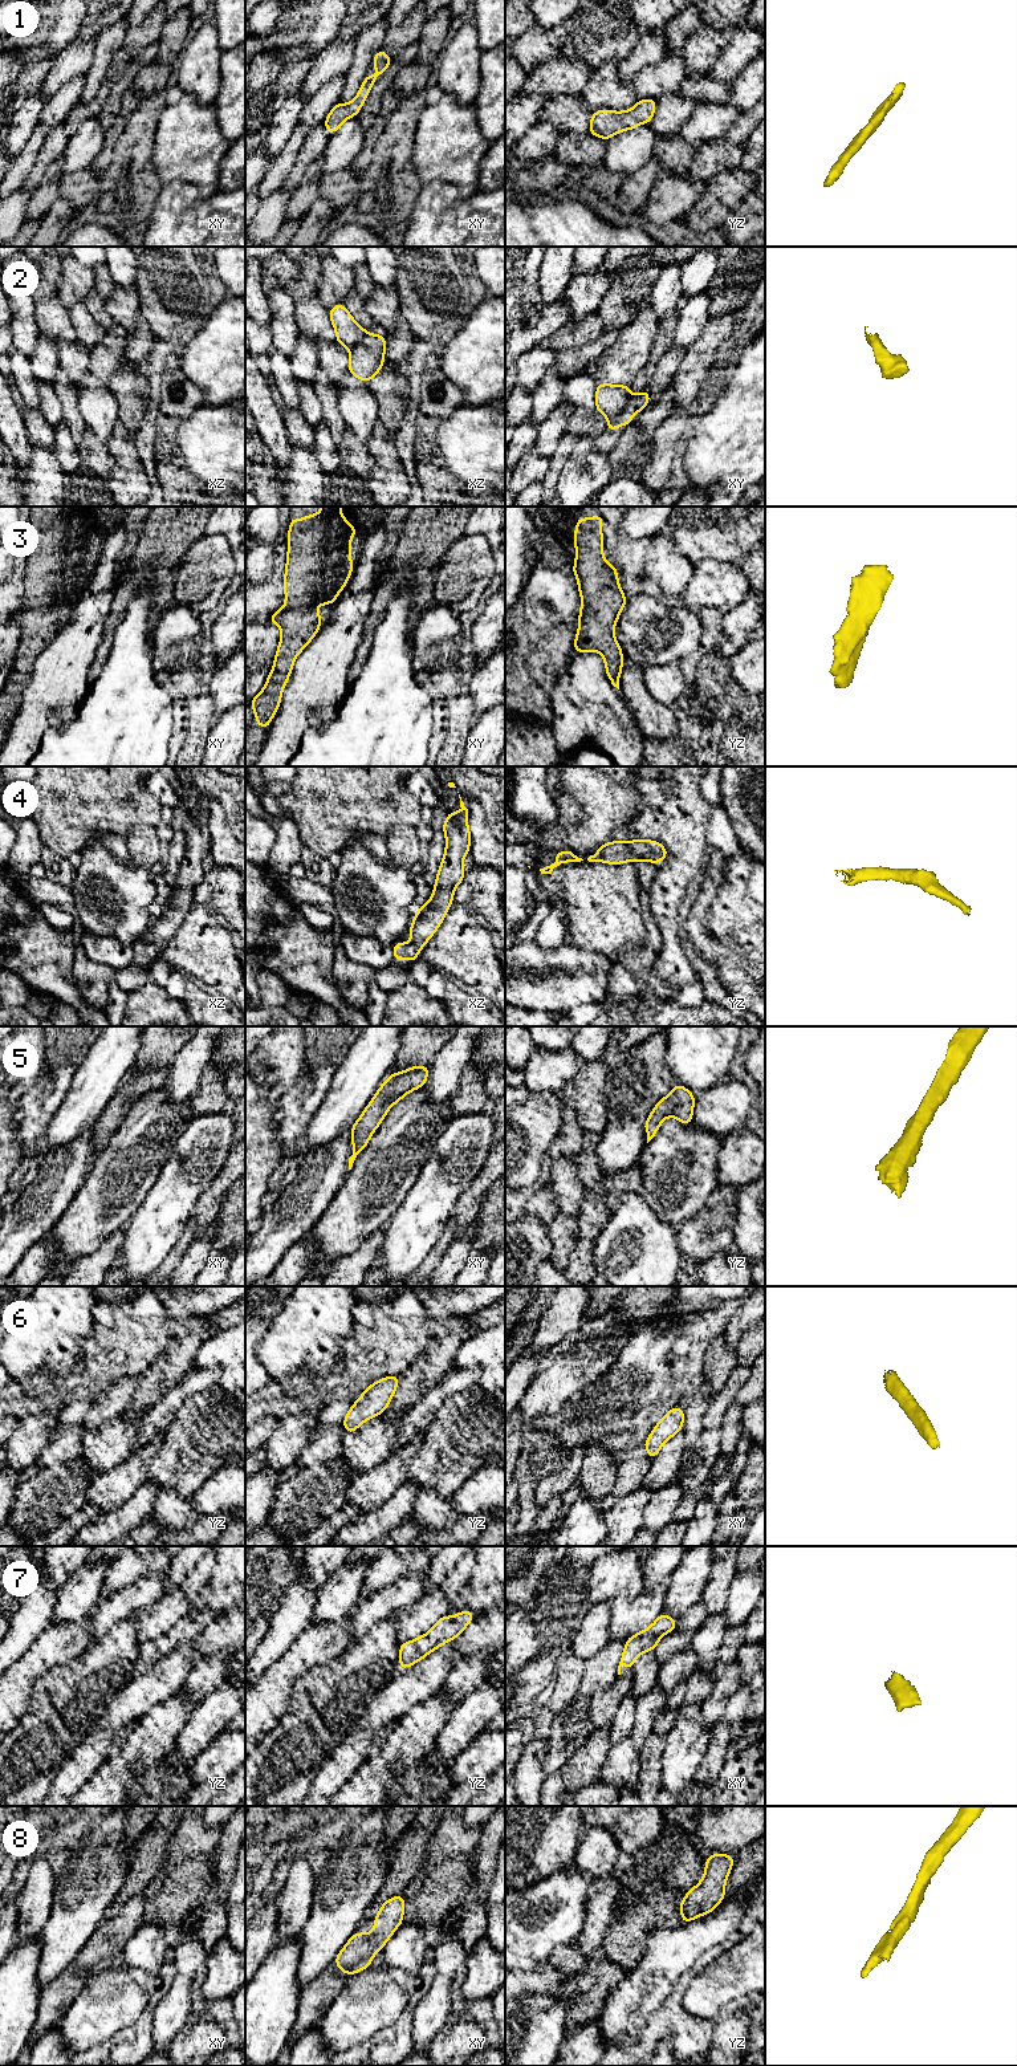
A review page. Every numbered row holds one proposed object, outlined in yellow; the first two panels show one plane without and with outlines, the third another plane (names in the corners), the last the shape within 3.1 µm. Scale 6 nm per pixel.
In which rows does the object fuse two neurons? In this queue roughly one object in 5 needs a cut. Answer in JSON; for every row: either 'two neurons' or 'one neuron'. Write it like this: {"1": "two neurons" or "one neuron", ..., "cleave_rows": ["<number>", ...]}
{"1": "one neuron", "2": "two neurons", "3": "one neuron", "4": "one neuron", "5": "one neuron", "6": "one neuron", "7": "one neuron", "8": "one neuron", "cleave_rows": ["2"]}

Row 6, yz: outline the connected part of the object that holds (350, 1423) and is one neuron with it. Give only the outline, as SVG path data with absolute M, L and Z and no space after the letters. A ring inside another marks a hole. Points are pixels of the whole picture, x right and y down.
M385 1376L365 1388L343 1419L342 1426L347 1433L355 1432L366 1420L385 1412L398 1388L399 1376Z

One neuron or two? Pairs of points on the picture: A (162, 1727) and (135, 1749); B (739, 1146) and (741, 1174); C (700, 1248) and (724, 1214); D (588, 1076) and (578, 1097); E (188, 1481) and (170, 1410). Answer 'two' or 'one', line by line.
A: one
B: one
C: one
D: one
E: two

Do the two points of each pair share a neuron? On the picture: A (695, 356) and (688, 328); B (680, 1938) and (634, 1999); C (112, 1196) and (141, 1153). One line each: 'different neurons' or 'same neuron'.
A: different neurons
B: same neuron
C: same neuron

